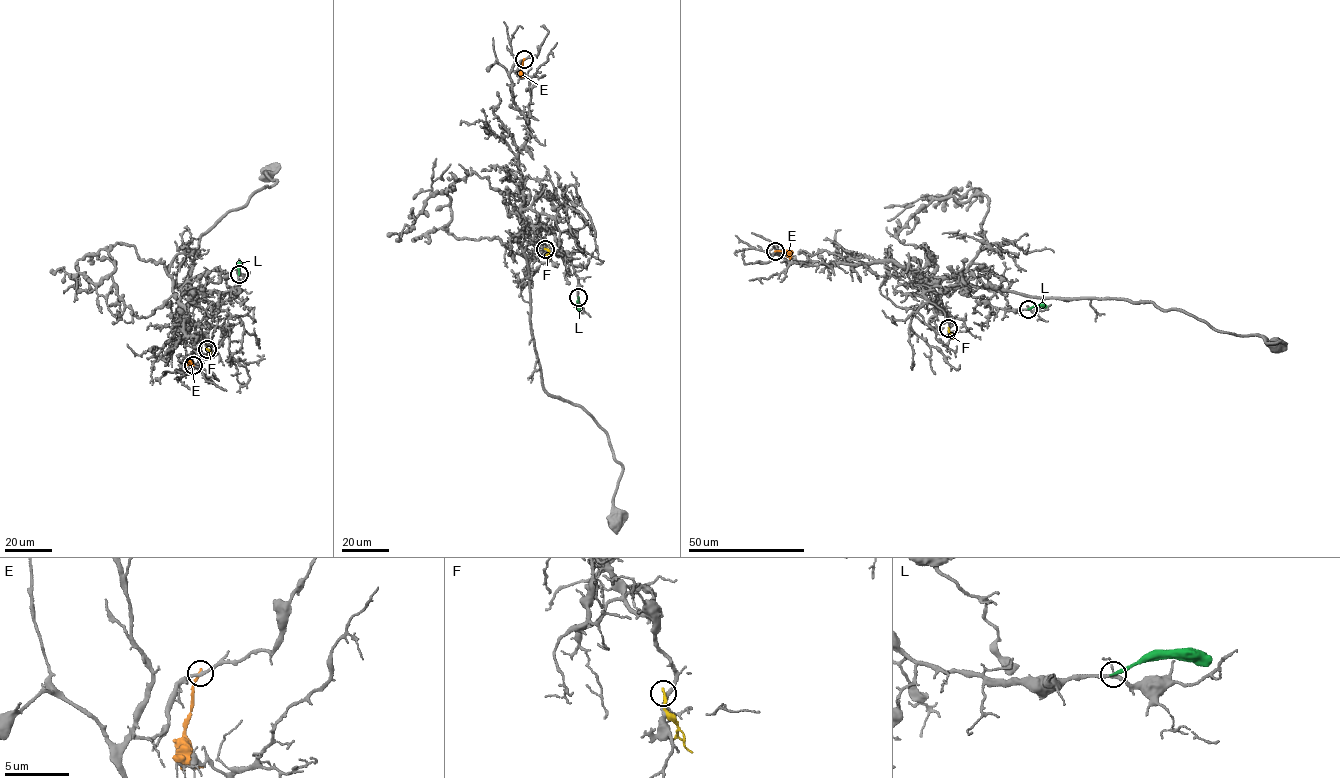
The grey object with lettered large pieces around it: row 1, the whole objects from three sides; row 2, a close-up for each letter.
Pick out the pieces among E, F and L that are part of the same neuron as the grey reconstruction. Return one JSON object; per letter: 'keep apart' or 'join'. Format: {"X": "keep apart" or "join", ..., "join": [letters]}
{"E": "keep apart", "F": "keep apart", "L": "keep apart", "join": []}

